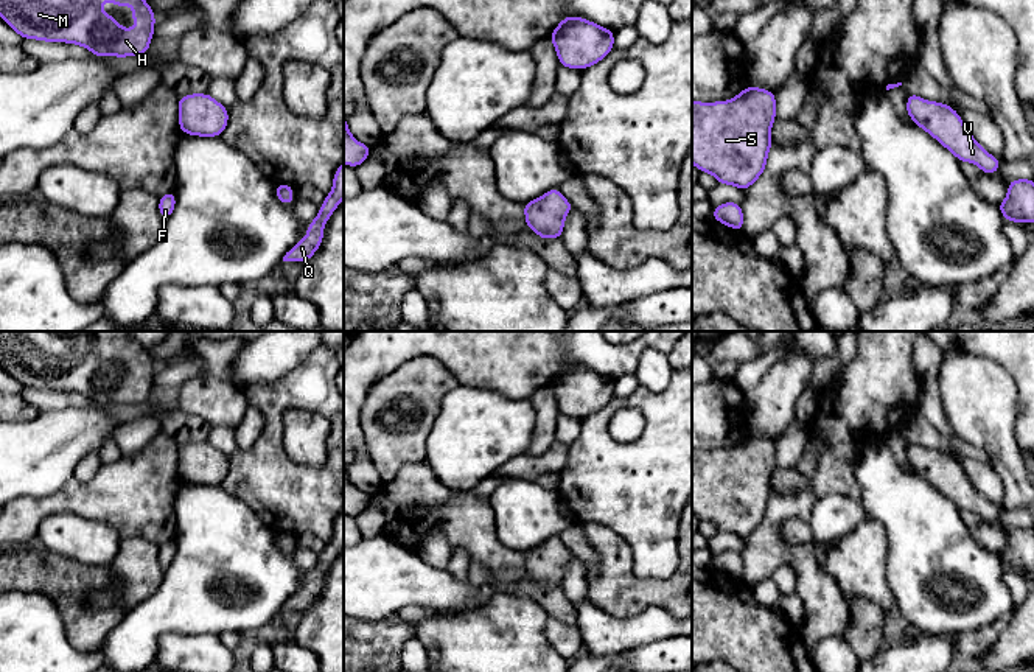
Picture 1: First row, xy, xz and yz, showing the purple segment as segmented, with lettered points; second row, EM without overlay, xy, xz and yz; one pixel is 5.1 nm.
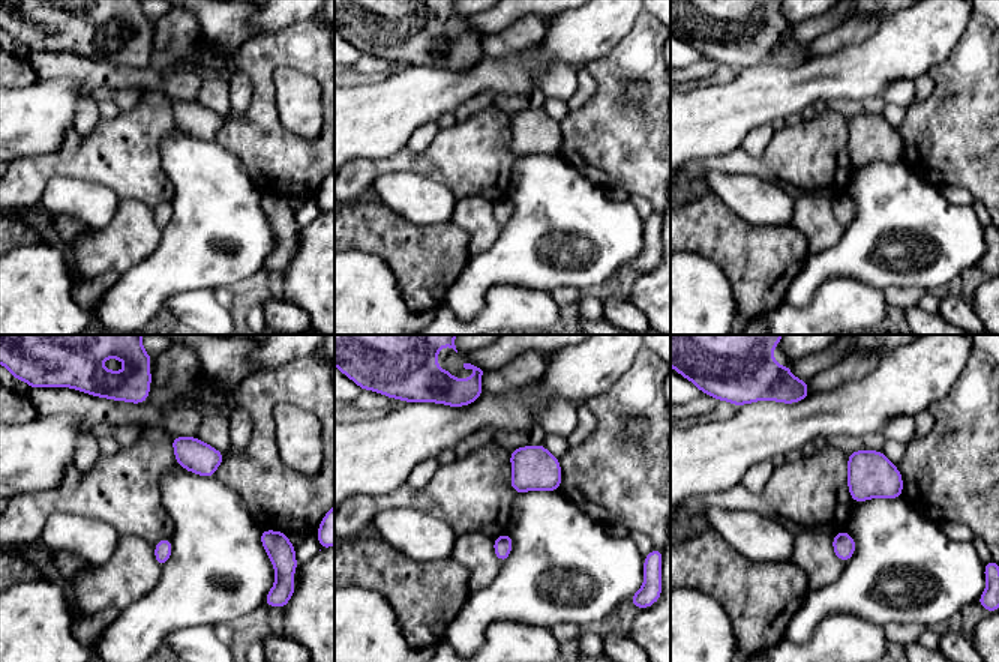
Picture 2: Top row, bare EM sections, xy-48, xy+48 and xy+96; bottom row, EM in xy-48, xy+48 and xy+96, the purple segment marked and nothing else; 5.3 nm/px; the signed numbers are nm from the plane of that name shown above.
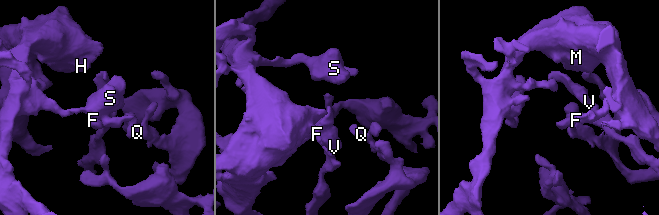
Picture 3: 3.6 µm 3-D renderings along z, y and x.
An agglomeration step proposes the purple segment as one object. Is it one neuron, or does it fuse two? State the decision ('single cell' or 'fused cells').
single cell

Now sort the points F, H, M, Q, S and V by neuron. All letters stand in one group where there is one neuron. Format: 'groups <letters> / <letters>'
groups F H M Q S V

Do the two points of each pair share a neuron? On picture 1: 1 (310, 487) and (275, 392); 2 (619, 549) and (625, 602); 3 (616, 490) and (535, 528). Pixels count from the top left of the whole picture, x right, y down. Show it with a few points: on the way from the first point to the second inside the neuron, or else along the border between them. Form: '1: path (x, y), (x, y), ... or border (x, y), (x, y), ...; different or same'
1: path (285, 465), (274, 454), (274, 417); same
2: path (619, 562), (619, 590); same
3: border (557, 490), (577, 523); different

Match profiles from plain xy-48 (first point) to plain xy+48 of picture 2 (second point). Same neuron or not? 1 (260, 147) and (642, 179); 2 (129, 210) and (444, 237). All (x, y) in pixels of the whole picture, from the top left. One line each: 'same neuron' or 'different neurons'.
1: same neuron
2: different neurons

